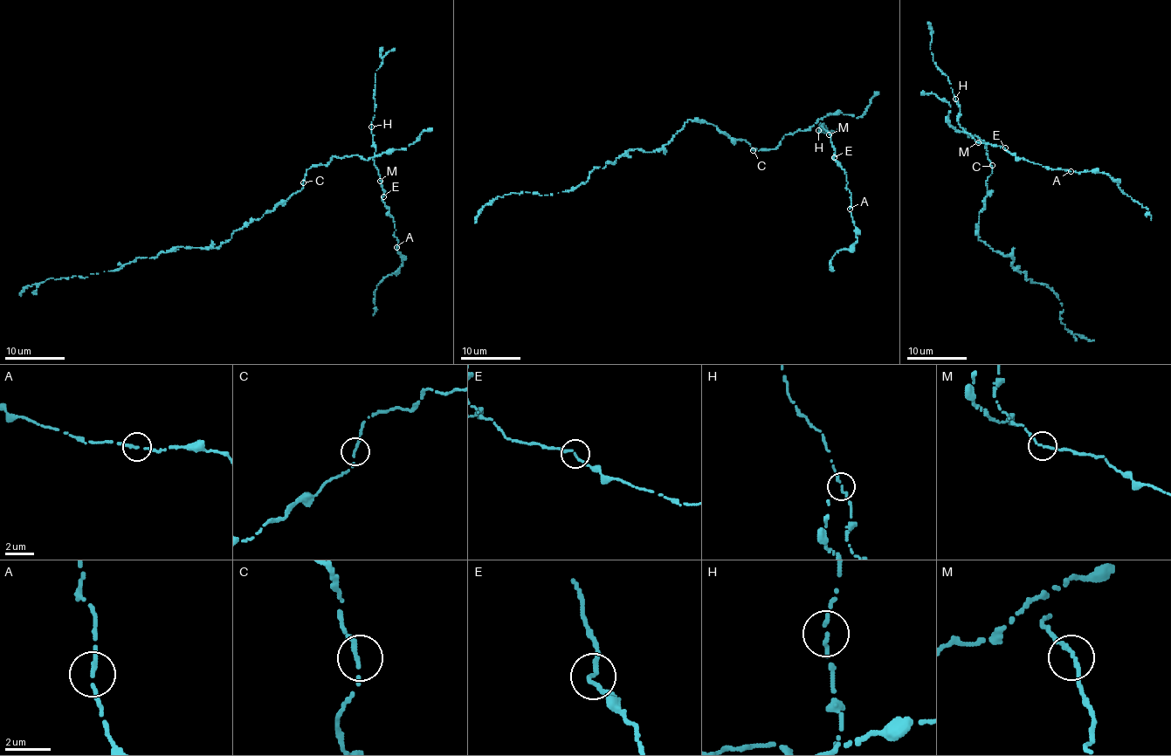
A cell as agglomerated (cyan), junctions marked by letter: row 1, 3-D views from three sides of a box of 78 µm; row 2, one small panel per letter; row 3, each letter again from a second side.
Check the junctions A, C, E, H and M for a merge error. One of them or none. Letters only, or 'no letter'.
no letter

